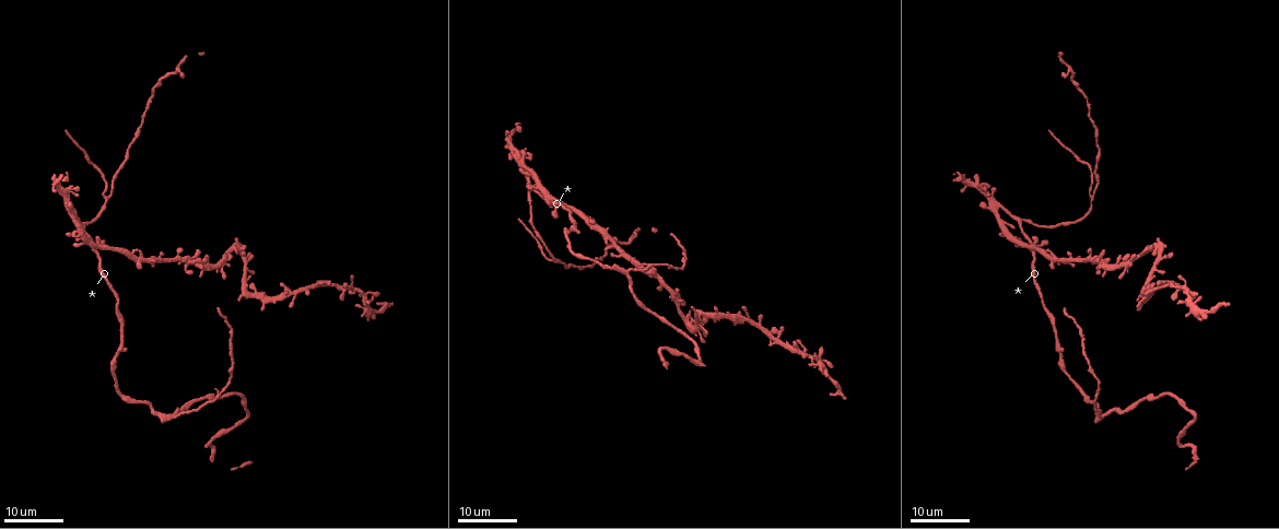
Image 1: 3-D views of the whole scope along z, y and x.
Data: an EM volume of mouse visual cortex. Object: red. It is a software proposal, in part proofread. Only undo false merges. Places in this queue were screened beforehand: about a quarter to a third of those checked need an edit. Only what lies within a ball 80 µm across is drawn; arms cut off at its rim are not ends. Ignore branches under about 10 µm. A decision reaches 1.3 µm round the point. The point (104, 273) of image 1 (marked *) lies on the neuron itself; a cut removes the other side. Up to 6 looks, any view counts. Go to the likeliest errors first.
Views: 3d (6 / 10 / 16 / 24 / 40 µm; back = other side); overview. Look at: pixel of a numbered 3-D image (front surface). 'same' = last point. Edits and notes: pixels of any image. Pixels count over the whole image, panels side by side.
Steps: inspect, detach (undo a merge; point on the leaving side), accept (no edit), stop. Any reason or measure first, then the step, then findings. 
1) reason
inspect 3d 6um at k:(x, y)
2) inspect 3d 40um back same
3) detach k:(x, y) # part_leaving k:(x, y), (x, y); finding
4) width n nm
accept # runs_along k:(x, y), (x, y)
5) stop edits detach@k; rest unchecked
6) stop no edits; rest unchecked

branch point
inspect 3d 24um at 1:(629, 273)

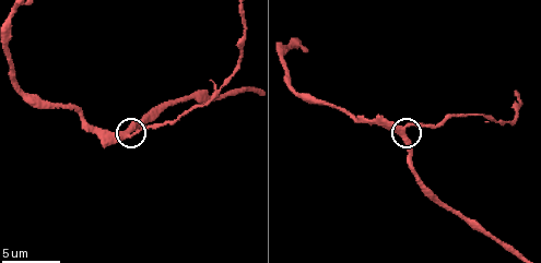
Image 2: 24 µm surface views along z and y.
inspect 3d 6um at 2:(126, 136)

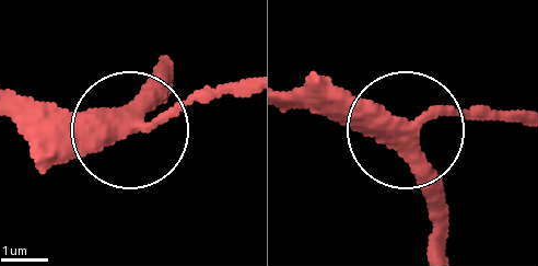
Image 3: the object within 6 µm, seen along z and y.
width 350 nm
accept # runs_along 3:(10, 92), (128, 131), (245, 95); one neuron here

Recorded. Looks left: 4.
side arm on a straight run
inspect 3d 16um at 1:(1022, 219)

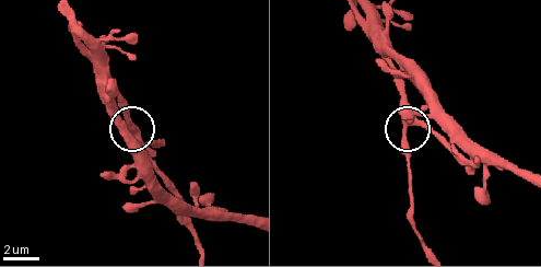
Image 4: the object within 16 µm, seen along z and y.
inspect 3d 6um at 4:(404, 127)

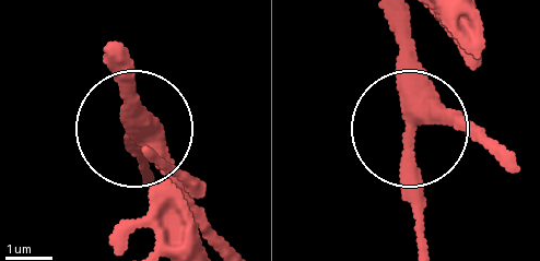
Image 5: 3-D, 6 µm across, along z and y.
width 300 nm
accept # runs_along 5:(505, 155), (454, 120), (411, 120), (411, 30); all the same neuron

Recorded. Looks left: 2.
inspect 3d 24um at 1:(94, 251)

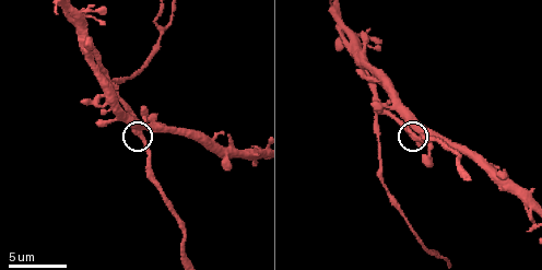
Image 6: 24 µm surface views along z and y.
zoom in
inspect 3d 6um at 6:(412, 135)

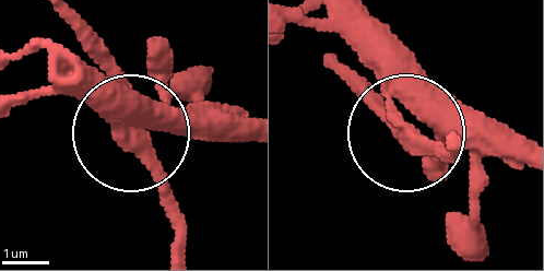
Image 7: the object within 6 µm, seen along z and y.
side_arm 61 um
accept # all the same neuron

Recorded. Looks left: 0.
stop no edits; rest unchecked

